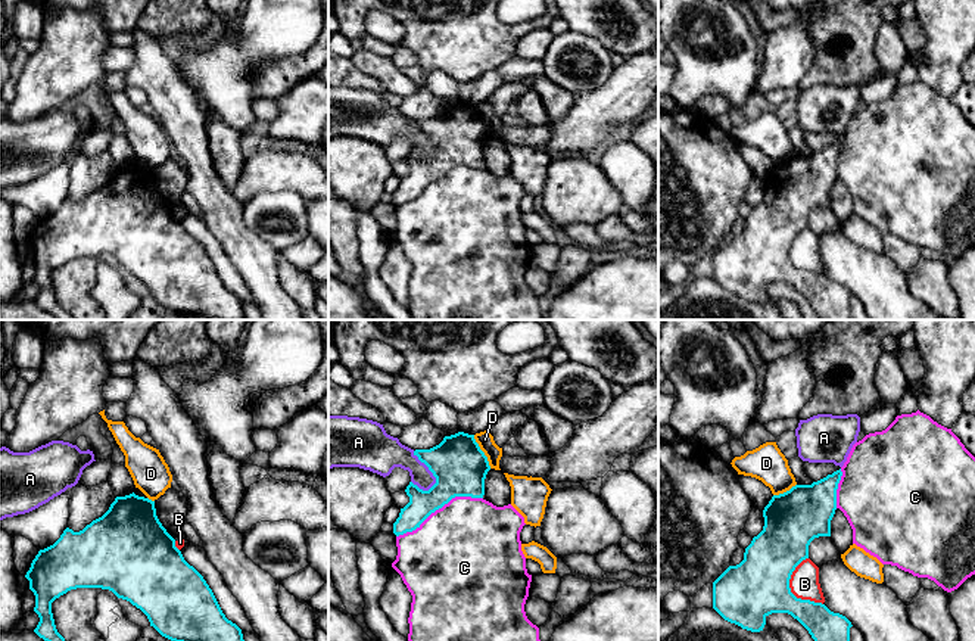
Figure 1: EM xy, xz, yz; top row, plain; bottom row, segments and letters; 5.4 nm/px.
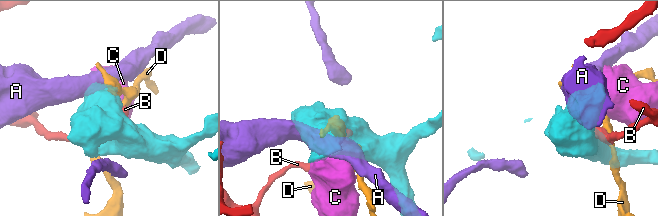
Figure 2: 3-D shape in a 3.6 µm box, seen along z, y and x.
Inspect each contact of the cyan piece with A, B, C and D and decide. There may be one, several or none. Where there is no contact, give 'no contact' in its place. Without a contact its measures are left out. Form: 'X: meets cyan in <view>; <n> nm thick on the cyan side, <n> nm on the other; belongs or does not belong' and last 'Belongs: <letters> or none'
A: meets cyan in xz; 300 nm thick on the cyan side, 170 nm on the other; does not belong
B: meets cyan in yz; 340 nm thick on the cyan side, 160 nm on the other; does not belong
C: meets cyan in xz; 300 nm thick on the cyan side, 480 nm on the other; does not belong
D: meets cyan in xz; 300 nm thick on the cyan side, 90 nm on the other; does not belong
Belongs: none

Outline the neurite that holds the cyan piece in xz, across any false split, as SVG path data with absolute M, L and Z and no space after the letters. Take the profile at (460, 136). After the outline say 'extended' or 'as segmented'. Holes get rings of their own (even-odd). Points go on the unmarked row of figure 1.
M464 102L445 106L430 119L415 119L414 125L429 137L436 153L429 161L423 161L409 152L405 159L409 172L401 178L393 193L396 206L420 197L432 183L455 167L483 168L485 149L490 140L488 127L474 105Z | as segmented

